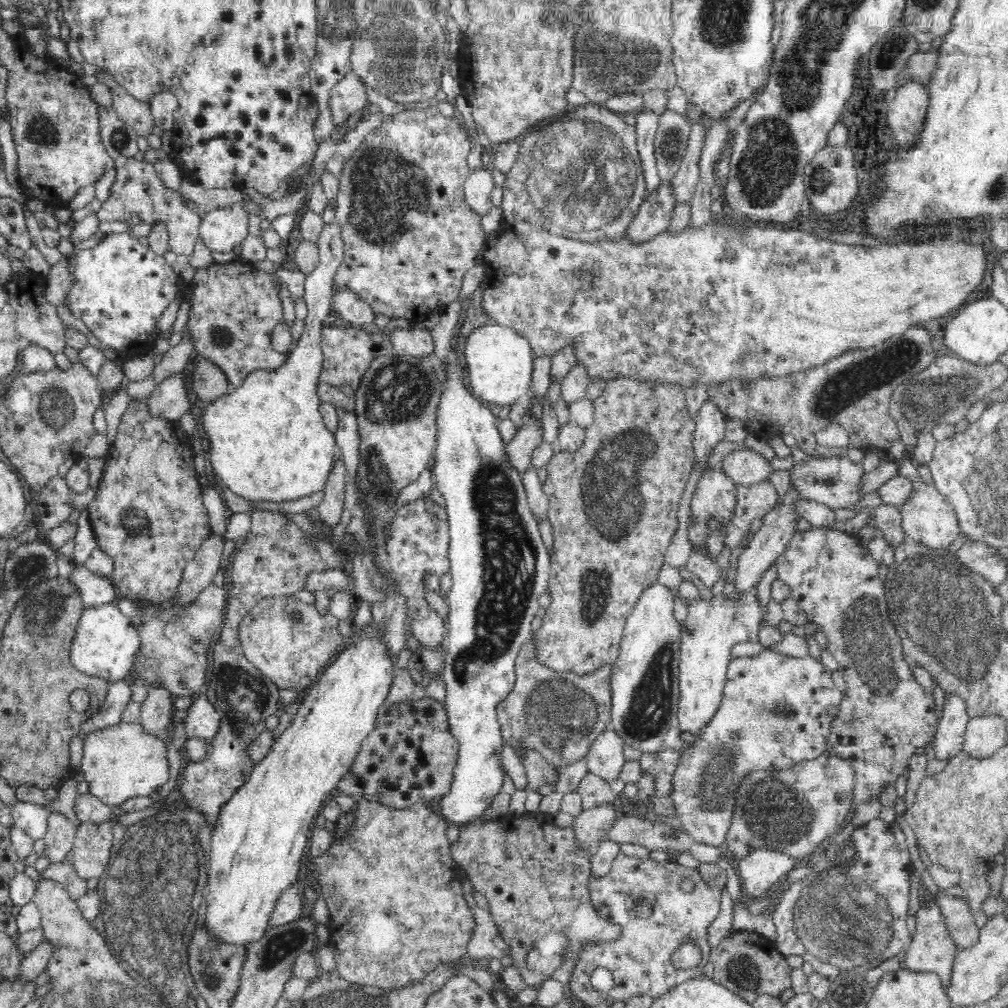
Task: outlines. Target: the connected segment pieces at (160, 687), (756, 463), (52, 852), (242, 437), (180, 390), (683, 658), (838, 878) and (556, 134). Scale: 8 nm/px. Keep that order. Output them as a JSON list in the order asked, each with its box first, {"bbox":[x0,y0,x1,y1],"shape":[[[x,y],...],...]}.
[{"bbox":[140,682,173,736],"shape":[[[154,682],[141,702],[140,723],[152,734],[162,736],[169,724],[173,693],[163,682]]]},{"bbox":[723,449,773,485],"shape":[[[750,449],[736,450],[728,454],[724,458],[723,468],[726,476],[741,485],[765,481],[773,472],[770,462]]]},{"bbox":[43,811,76,863],"shape":[[[52,811],[47,818],[48,824],[43,842],[46,845],[45,855],[51,863],[60,863],[65,860],[68,852],[75,843],[76,827],[64,813]]]},{"bbox":[201,220,344,502],"shape":[[[335,220],[334,222],[326,222],[322,226],[322,232],[318,236],[318,246],[319,246],[319,264],[310,274],[305,276],[304,280],[304,297],[303,300],[306,302],[306,306],[308,308],[308,315],[305,318],[304,330],[302,335],[298,340],[294,342],[294,349],[288,354],[288,360],[282,365],[277,367],[274,370],[266,370],[266,371],[256,371],[250,373],[246,380],[242,382],[242,386],[238,386],[238,388],[232,388],[231,391],[226,395],[222,395],[217,399],[209,403],[204,404],[204,412],[201,417],[202,420],[202,428],[206,434],[206,438],[209,442],[209,454],[210,454],[210,462],[213,467],[213,472],[220,476],[221,480],[224,484],[234,492],[234,494],[238,494],[249,500],[250,502],[294,502],[294,500],[300,500],[300,498],[304,498],[304,496],[310,496],[314,494],[314,492],[324,491],[326,486],[326,482],[328,482],[328,478],[330,476],[330,472],[334,468],[334,464],[336,464],[336,458],[339,456],[339,446],[337,445],[335,439],[335,433],[333,433],[328,427],[326,427],[326,423],[324,422],[324,417],[322,417],[320,411],[321,400],[320,391],[323,388],[322,382],[320,382],[320,374],[323,369],[323,352],[321,349],[321,320],[328,316],[333,310],[333,292],[332,292],[332,283],[340,264],[344,258],[344,246],[343,246],[343,238],[341,235],[341,226]]]},{"bbox":[148,370,190,422],"shape":[[[189,370],[175,372],[153,388],[148,400],[150,411],[172,422],[188,413],[190,390],[188,390]]]},{"bbox":[677,587,764,734],"shape":[[[756,587],[735,591],[730,596],[706,592],[696,600],[692,598],[692,600],[684,599],[683,601],[686,601],[686,606],[688,606],[688,614],[681,622],[682,642],[679,647],[680,661],[678,661],[679,709],[677,715],[681,732],[696,734],[697,730],[709,721],[720,704],[727,678],[728,663],[733,659],[731,658],[732,648],[738,643],[756,641],[758,630],[764,619]]]},{"bbox":[772,817,913,981],"shape":[[[882,817],[873,818],[868,822],[862,824],[859,828],[854,829],[850,837],[850,842],[855,850],[852,859],[848,863],[836,864],[833,867],[825,869],[822,873],[815,874],[811,872],[806,874],[799,882],[794,882],[792,886],[780,896],[778,904],[772,908],[773,922],[776,926],[776,941],[775,948],[783,956],[789,957],[790,955],[799,955],[803,958],[804,962],[808,962],[813,966],[815,972],[826,976],[828,981],[834,981],[838,978],[839,974],[863,974],[863,971],[870,970],[870,967],[878,966],[883,959],[894,956],[899,956],[904,948],[907,946],[910,939],[910,872],[913,870],[911,865],[910,853],[906,846],[906,836],[904,832],[898,827],[898,824],[893,822],[886,822]]]},{"bbox":[501,103,647,244],"shape":[[[574,103],[567,111],[542,121],[539,124],[538,130],[532,130],[530,128],[528,132],[519,139],[521,149],[518,168],[506,173],[501,206],[503,209],[502,219],[509,223],[520,222],[520,220],[527,219],[530,222],[546,224],[546,226],[552,223],[553,228],[561,227],[561,230],[565,230],[564,234],[569,235],[570,238],[577,238],[578,241],[587,242],[588,244],[592,244],[592,242],[618,242],[627,229],[629,218],[636,214],[647,197],[646,184],[642,176],[641,159],[637,152],[635,128],[625,124],[622,117],[622,114],[611,111],[602,104],[588,103],[580,107]]]}]

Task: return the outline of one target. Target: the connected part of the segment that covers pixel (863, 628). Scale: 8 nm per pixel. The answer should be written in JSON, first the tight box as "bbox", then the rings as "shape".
{"bbox":[776,526,938,807],"shape":[[[840,526],[814,527],[803,533],[794,533],[776,560],[777,578],[792,587],[791,598],[800,607],[803,619],[823,630],[829,652],[838,662],[838,671],[846,681],[846,692],[829,722],[825,752],[848,761],[853,768],[852,807],[880,800],[880,794],[894,786],[906,772],[918,748],[924,749],[930,742],[935,742],[938,728],[934,694],[930,694],[930,690],[926,690],[926,686],[913,676],[912,667],[903,654],[902,640],[890,620],[884,583],[878,577],[879,564],[872,558],[869,549],[862,548],[858,541],[856,535],[845,533]]]}

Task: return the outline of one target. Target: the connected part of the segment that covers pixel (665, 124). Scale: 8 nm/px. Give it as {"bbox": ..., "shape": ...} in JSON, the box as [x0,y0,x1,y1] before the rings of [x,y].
{"bbox":[655,110,690,182],"shape":[[[666,110],[659,116],[655,137],[655,158],[658,175],[662,182],[668,182],[677,174],[687,150],[690,120],[673,110]]]}

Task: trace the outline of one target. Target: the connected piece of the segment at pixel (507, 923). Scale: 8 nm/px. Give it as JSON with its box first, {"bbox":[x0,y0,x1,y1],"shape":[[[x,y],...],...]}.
{"bbox":[451,811,619,987],"shape":[[[542,811],[527,812],[523,815],[510,813],[493,820],[478,818],[474,821],[470,821],[460,826],[459,838],[456,842],[451,844],[451,851],[452,858],[454,858],[460,868],[471,878],[470,882],[472,882],[476,891],[486,897],[491,917],[497,924],[501,937],[509,946],[508,956],[512,958],[512,966],[517,970],[521,978],[526,980],[525,983],[527,986],[535,985],[538,987],[542,984],[543,980],[550,978],[556,979],[560,981],[562,985],[567,986],[568,982],[572,980],[572,974],[574,974],[576,962],[578,958],[580,958],[580,952],[582,952],[586,946],[597,946],[598,944],[602,944],[602,942],[612,942],[618,938],[619,929],[615,925],[608,924],[608,922],[598,914],[592,902],[590,876],[592,875],[591,860],[594,850],[588,849],[588,847],[576,837],[574,829],[561,827],[551,819],[549,814],[543,813]]]}

